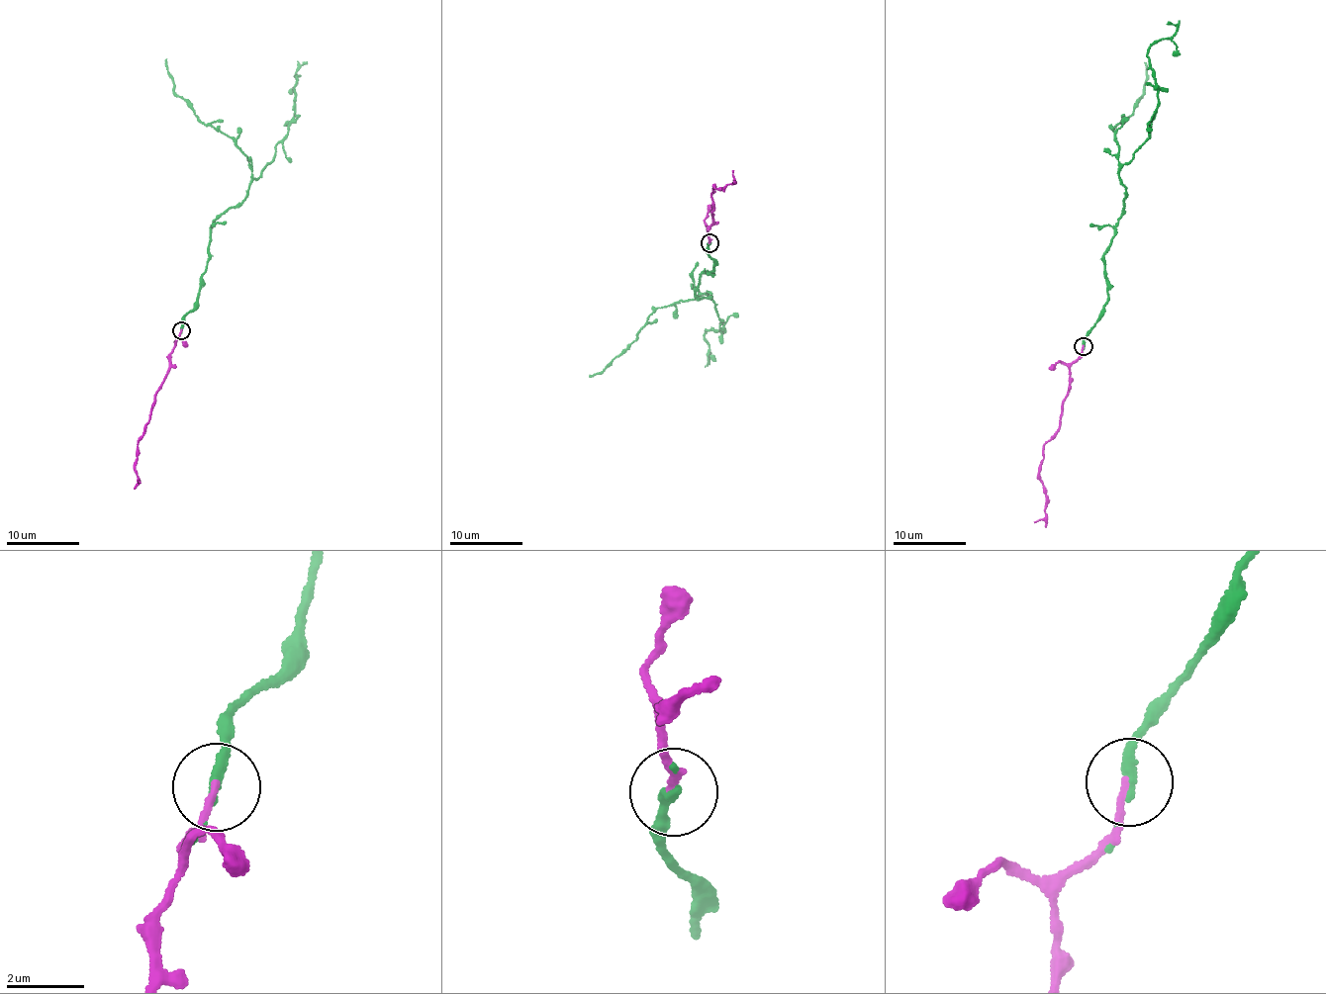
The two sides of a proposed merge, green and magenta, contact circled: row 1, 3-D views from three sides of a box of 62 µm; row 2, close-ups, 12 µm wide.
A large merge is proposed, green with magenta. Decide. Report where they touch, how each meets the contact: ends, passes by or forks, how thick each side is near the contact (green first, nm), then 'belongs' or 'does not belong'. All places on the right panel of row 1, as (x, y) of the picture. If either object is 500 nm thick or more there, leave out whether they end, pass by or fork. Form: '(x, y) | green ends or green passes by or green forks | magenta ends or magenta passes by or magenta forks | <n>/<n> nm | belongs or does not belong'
(1084, 346) | green ends | magenta ends | 280/170 nm | belongs

